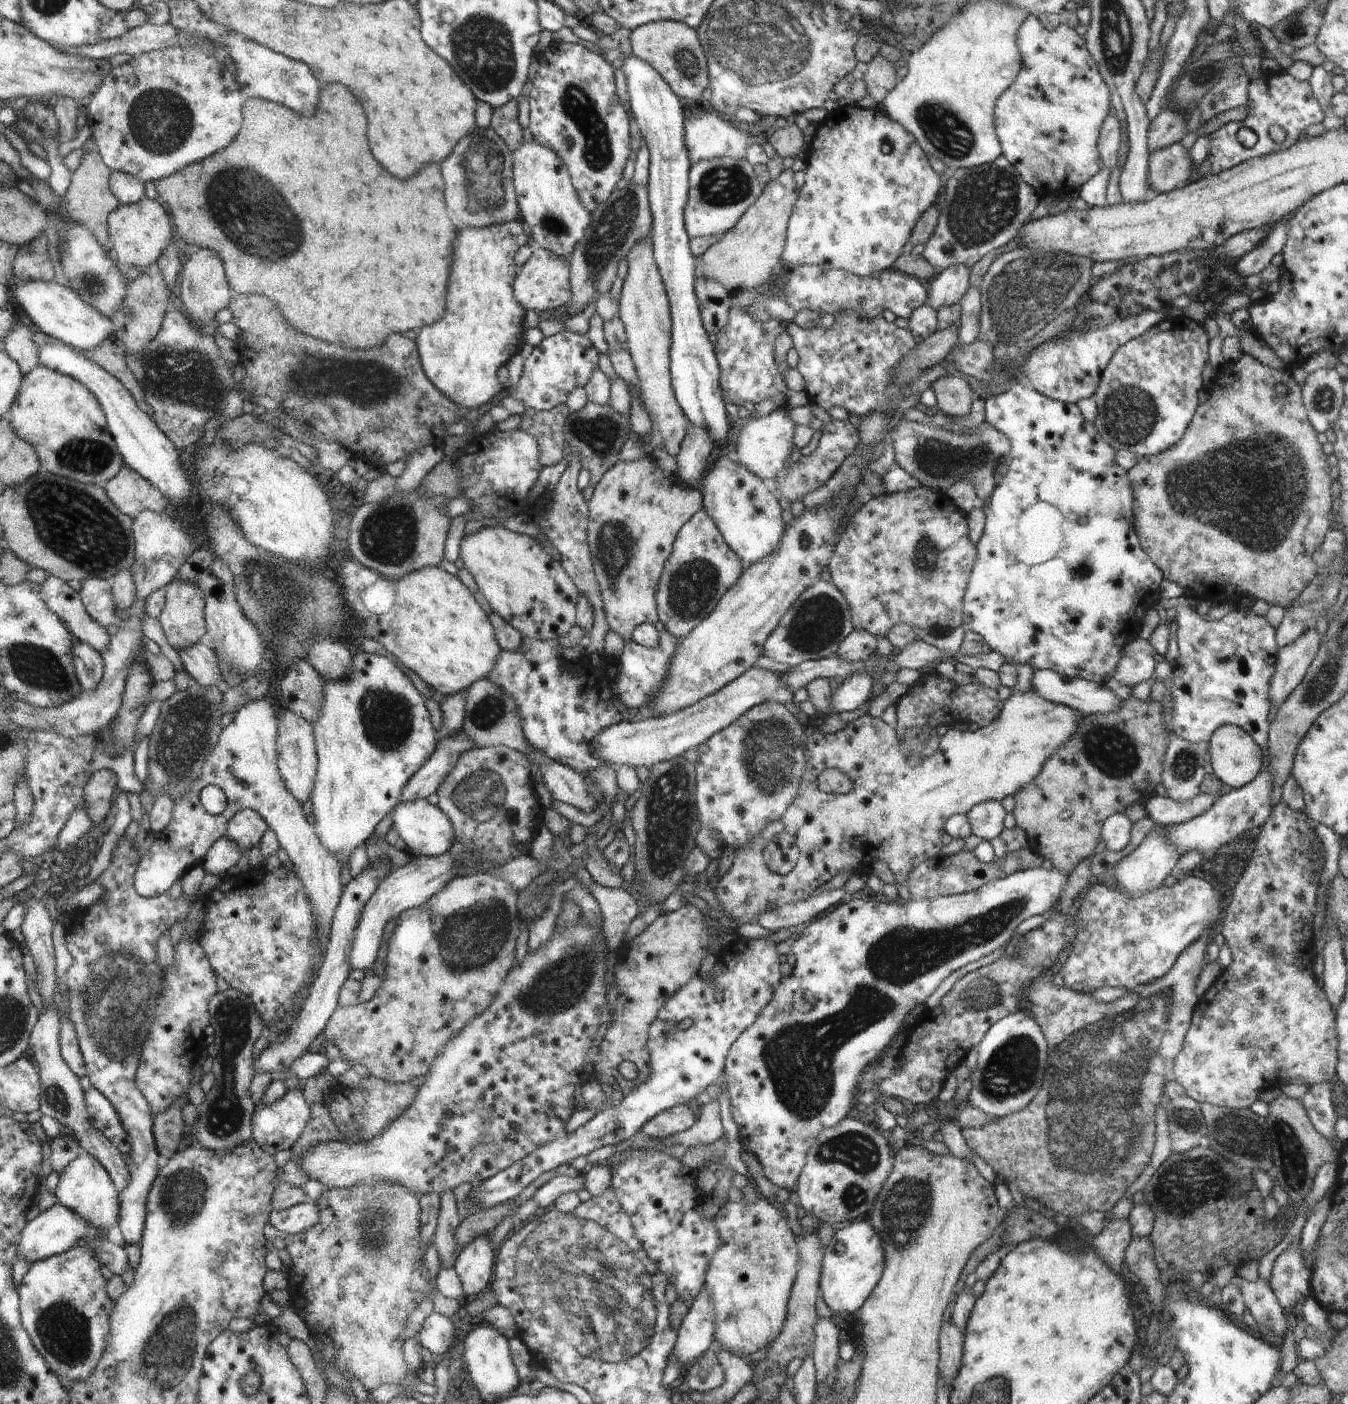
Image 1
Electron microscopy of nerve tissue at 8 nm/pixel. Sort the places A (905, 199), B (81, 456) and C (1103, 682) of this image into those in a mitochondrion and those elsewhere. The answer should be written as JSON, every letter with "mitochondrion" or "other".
{"A":"other","B":"mitochondrion","C":"other"}

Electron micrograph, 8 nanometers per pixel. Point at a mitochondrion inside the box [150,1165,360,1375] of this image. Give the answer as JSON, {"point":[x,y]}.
{"point":[183,1196]}

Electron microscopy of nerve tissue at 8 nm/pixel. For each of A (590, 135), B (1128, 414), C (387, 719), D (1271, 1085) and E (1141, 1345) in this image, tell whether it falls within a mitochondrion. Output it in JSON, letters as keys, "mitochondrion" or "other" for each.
{"A":"mitochondrion","B":"mitochondrion","C":"mitochondrion","D":"other","E":"other"}

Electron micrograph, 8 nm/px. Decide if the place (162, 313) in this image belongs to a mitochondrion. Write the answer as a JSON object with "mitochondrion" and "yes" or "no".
{"mitochondrion":"no"}

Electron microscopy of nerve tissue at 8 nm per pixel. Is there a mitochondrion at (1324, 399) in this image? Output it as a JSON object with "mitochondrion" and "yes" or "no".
{"mitochondrion":"yes"}

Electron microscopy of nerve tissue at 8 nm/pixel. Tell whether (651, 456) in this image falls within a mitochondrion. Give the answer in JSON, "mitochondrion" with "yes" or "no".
{"mitochondrion":"no"}

